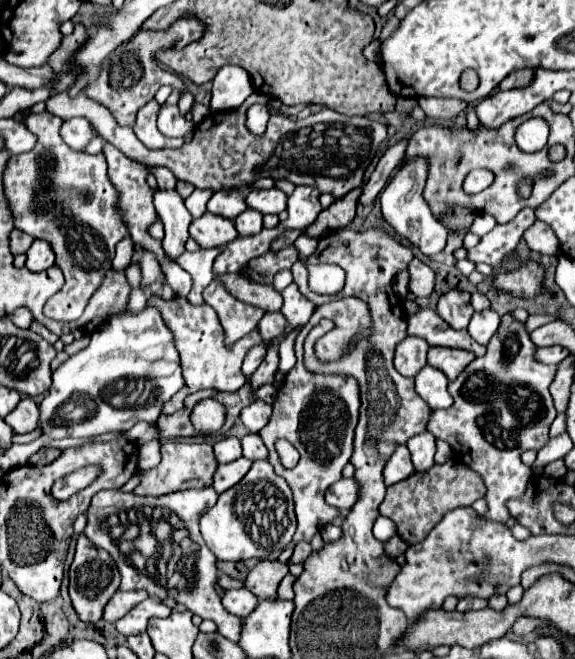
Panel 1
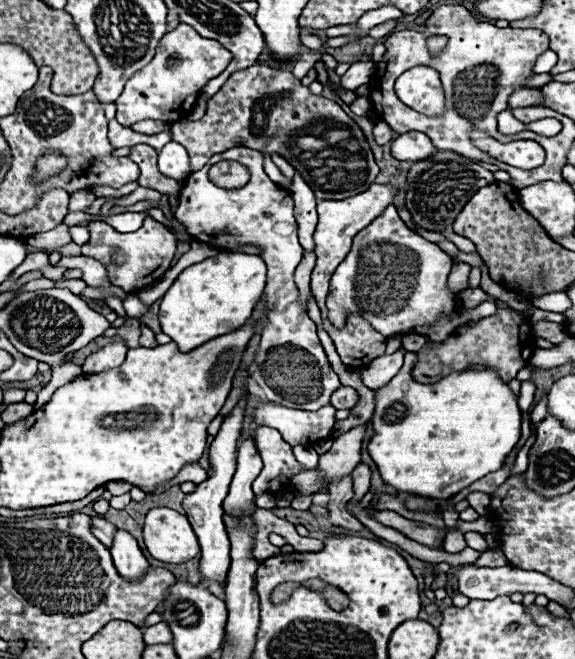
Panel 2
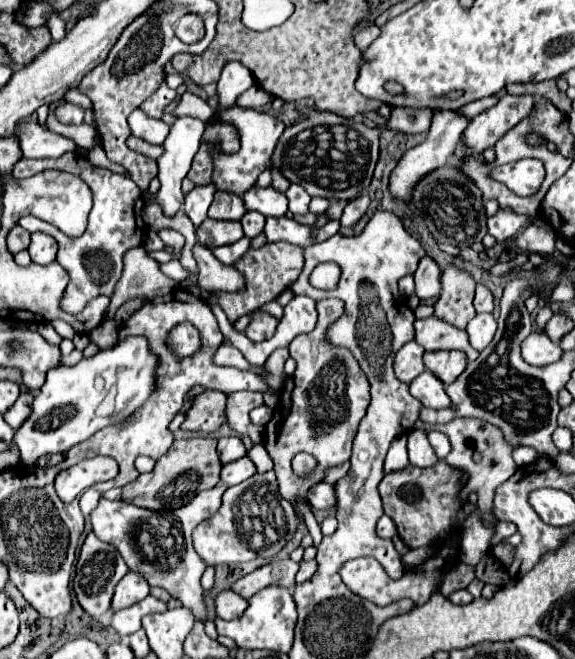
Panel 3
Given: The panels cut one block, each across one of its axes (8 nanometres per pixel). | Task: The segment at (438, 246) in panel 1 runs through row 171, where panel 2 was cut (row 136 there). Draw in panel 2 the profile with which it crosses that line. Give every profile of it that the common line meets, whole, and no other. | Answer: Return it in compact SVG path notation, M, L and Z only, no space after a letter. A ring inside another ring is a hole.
M422 132L398 134L396 140L392 140L392 156L398 158L398 160L404 160L404 162L428 160L436 152L438 152L438 148Z

